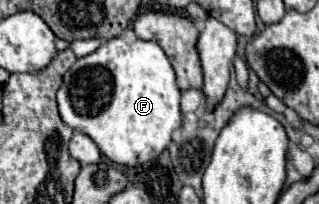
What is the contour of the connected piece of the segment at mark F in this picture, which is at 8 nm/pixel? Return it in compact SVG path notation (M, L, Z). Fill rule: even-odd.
M131 25L120 36L103 42L93 54L77 58L71 70L63 76L63 84L57 90L57 104L67 126L93 138L99 150L111 162L121 166L139 166L155 160L169 146L173 130L183 122L179 110L179 88L169 58L157 42L137 38Z

